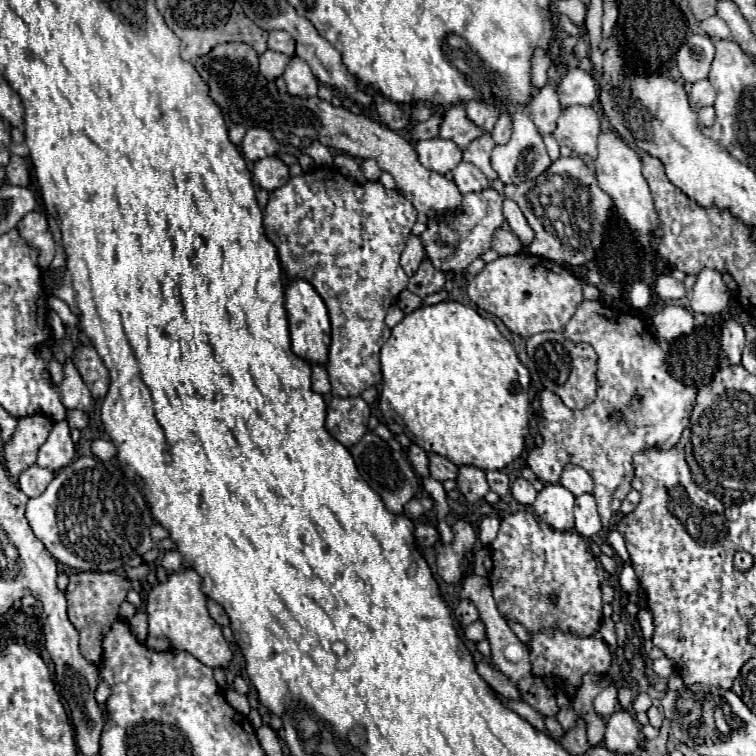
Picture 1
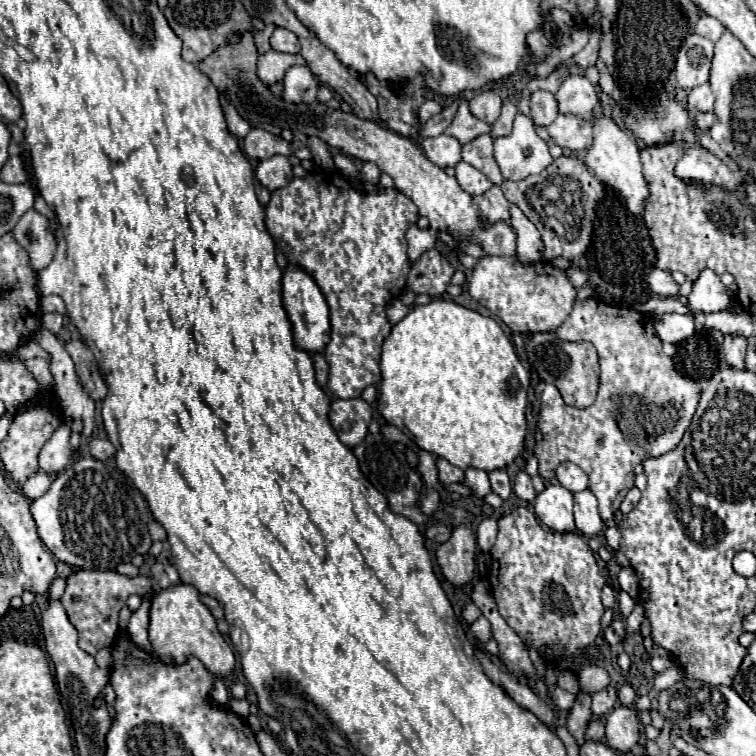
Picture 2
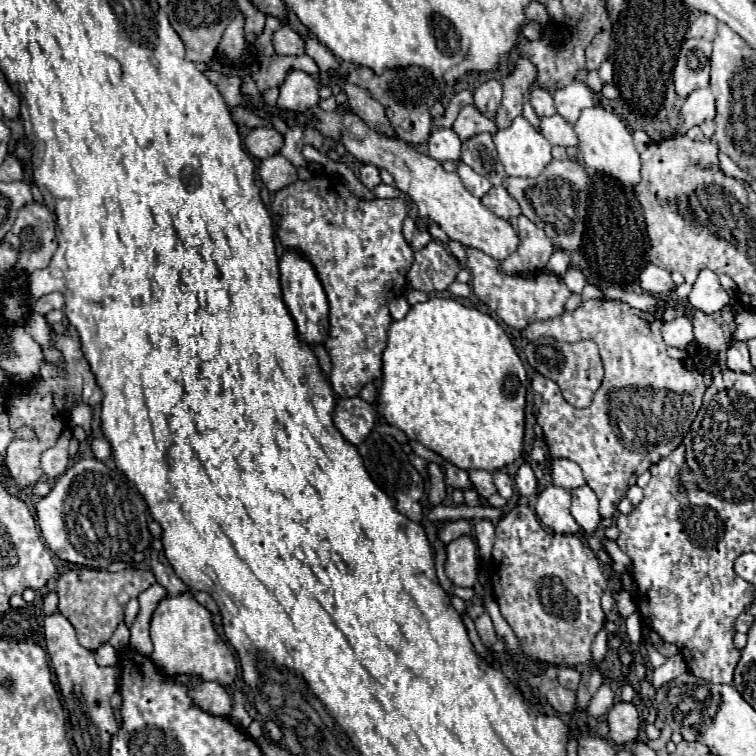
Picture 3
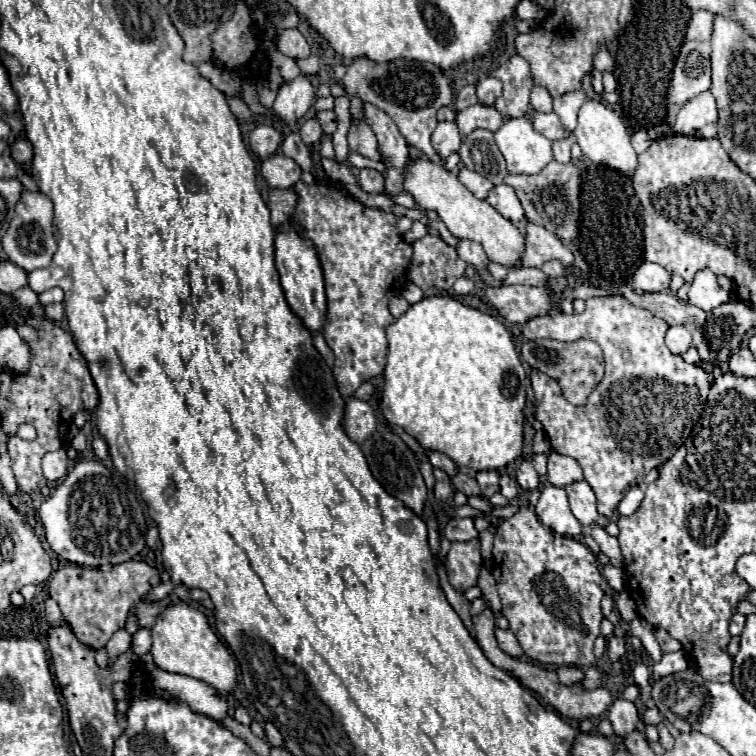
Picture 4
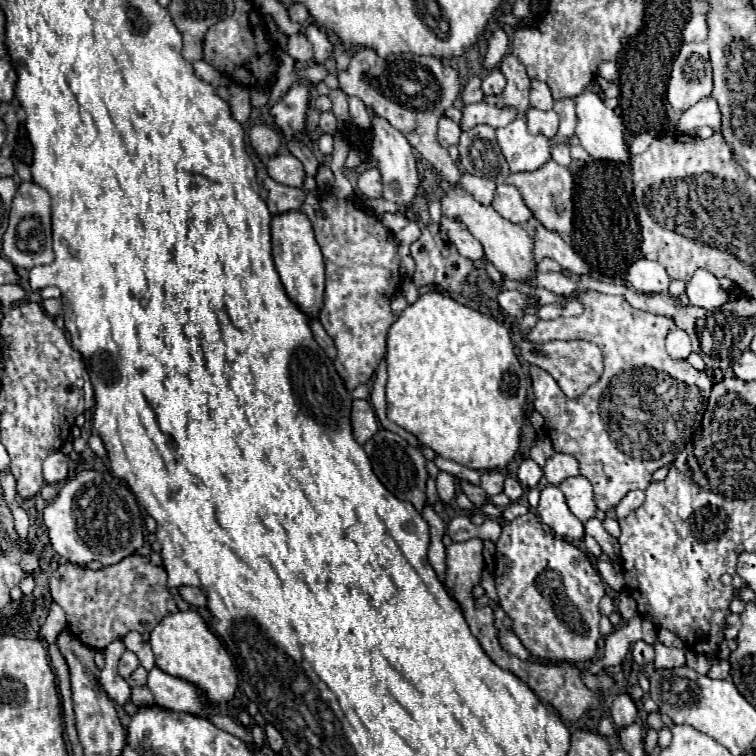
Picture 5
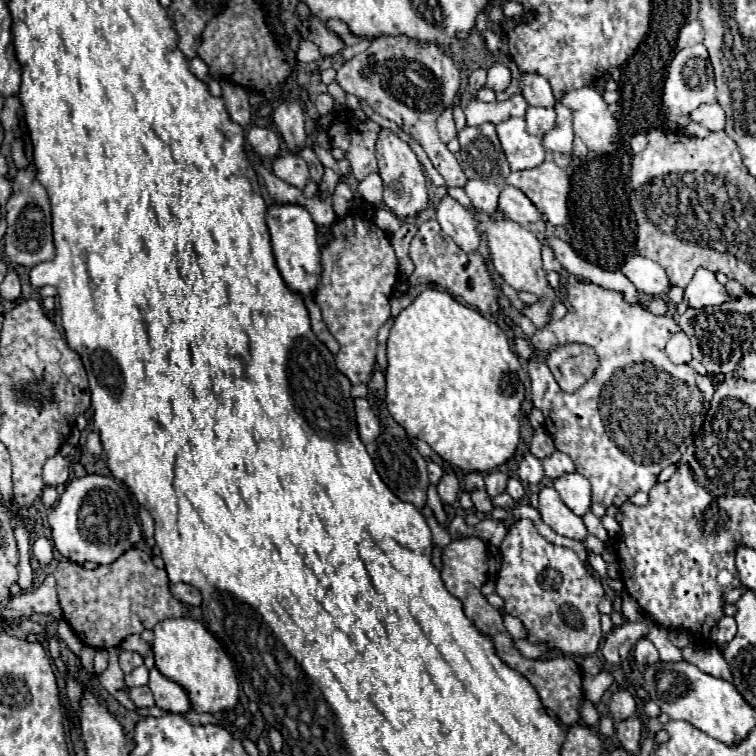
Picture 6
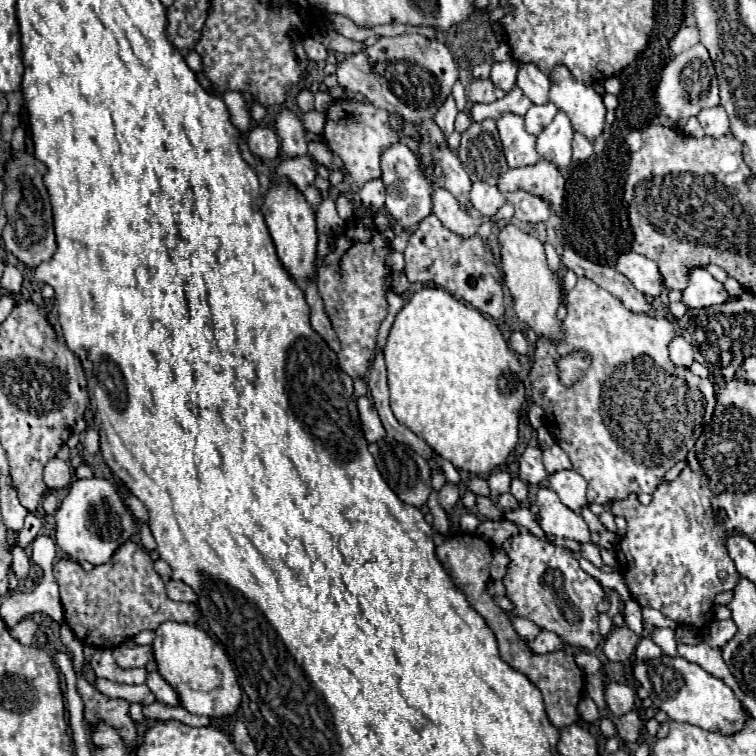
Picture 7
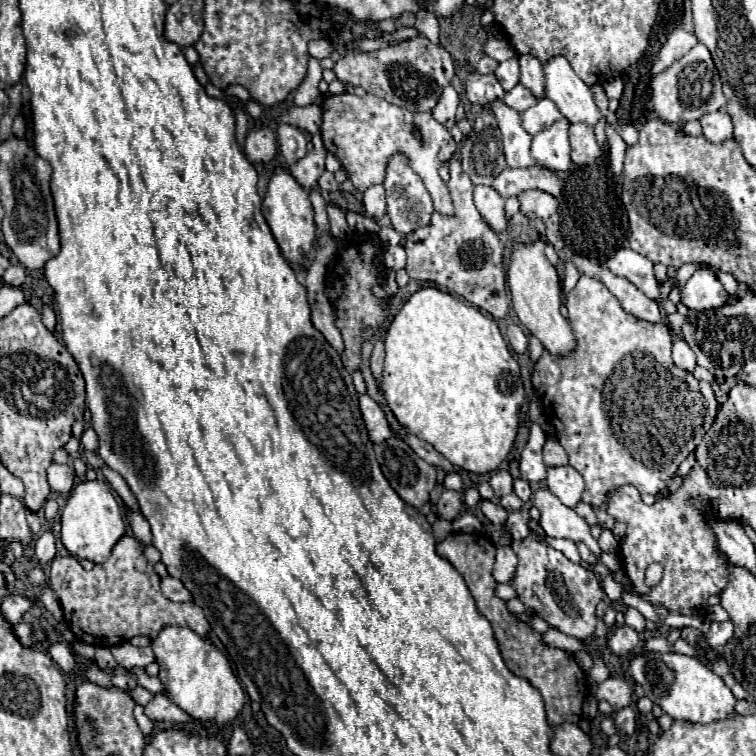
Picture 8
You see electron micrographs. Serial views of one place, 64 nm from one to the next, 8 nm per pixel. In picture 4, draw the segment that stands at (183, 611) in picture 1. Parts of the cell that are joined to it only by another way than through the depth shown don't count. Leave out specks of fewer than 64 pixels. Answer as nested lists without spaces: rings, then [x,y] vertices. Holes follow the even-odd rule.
[[[172,604],[158,616],[152,628],[150,652],[158,668],[202,680],[210,684],[218,696],[226,696],[236,686],[234,656],[226,644],[212,632],[206,616],[188,604]]]

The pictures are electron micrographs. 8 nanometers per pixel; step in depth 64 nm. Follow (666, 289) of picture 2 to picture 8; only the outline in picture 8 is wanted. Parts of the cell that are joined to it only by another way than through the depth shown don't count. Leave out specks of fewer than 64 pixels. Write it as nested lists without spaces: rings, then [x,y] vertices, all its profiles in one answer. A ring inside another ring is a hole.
[[[618,248],[610,258],[598,262],[598,266],[608,268],[620,278],[628,278],[636,288],[640,288],[648,298],[658,300],[658,282],[652,270],[652,262],[646,256],[640,256],[632,248]]]

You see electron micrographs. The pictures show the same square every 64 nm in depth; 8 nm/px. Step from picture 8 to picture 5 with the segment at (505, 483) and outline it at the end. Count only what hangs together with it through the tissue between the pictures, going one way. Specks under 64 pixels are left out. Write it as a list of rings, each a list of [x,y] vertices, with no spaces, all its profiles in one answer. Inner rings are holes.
[[[488,470],[482,472],[482,482],[480,482],[482,490],[488,494],[488,498],[492,498],[494,494],[500,494],[504,488],[504,476],[498,470]]]

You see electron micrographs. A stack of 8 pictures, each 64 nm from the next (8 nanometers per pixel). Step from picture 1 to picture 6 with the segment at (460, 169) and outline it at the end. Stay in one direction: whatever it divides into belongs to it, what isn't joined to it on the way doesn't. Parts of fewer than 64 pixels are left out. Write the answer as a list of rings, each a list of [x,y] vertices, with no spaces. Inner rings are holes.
[[[468,180],[464,190],[478,210],[482,210],[486,214],[496,212],[498,196],[500,196],[500,188],[496,184],[484,182],[484,180]]]

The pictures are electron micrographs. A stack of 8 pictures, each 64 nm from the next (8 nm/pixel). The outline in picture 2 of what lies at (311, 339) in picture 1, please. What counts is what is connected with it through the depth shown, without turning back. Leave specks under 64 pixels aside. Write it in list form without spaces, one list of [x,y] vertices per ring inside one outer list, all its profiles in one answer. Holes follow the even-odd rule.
[[[288,264],[282,276],[282,296],[284,296],[284,308],[288,312],[288,318],[292,320],[296,346],[306,352],[322,352],[330,340],[330,318],[328,318],[326,298],[320,292],[314,278],[304,268],[296,264]]]

